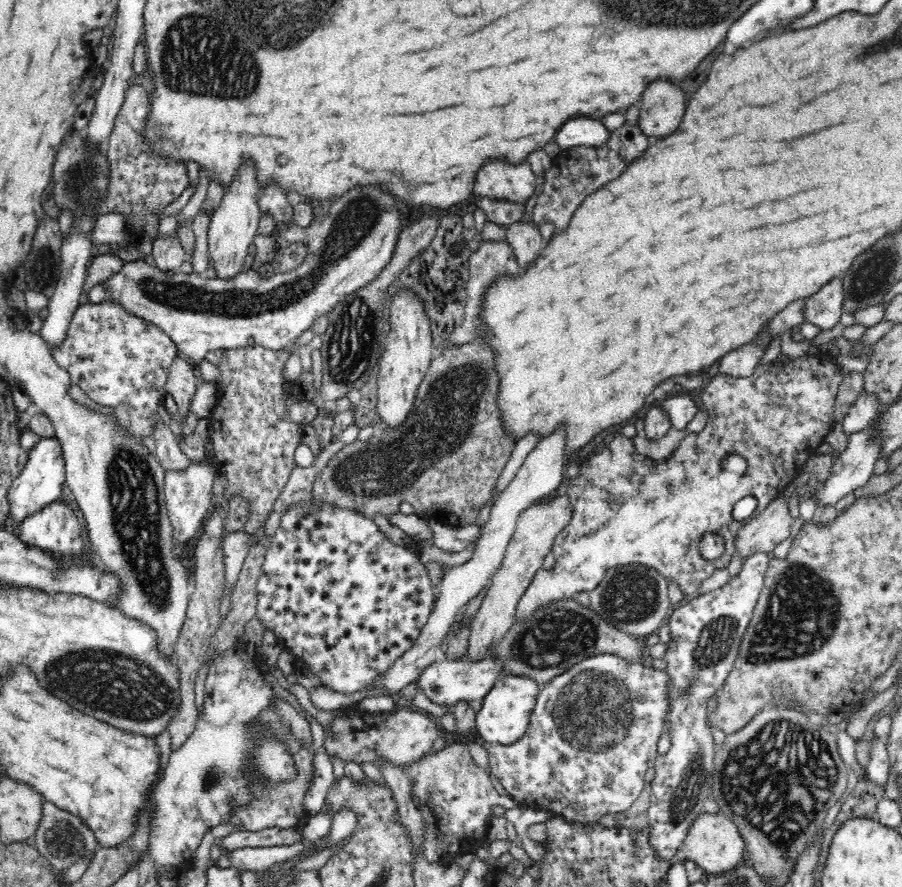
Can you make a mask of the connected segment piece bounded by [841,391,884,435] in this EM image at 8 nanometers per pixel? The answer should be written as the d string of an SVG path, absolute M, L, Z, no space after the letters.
M866 391L862 392L856 403L848 409L846 417L841 421L844 432L850 435L862 431L879 418L883 409L878 403L876 395L870 395Z

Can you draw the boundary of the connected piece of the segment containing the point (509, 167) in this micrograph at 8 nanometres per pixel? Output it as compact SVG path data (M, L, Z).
M500 157L488 159L477 172L473 192L479 197L506 199L526 204L534 194L538 176L527 160L510 163Z

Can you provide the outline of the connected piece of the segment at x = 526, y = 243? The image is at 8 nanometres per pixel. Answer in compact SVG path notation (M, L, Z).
M532 221L509 224L505 228L505 233L506 240L510 243L520 265L520 271L536 260L545 245L540 230Z

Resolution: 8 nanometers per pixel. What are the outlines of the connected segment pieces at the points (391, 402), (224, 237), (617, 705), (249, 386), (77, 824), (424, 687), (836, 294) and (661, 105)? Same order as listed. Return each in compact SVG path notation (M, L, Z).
M400 289L392 296L389 320L390 331L379 360L377 411L388 428L398 428L406 422L416 402L418 388L430 369L436 351L432 344L428 313L412 289Z
M244 160L238 172L227 186L223 199L215 208L208 224L208 252L217 272L218 279L233 279L242 272L242 262L248 254L248 246L253 243L261 217L258 198L261 194L260 183L256 180L256 166L252 160Z
M598 654L598 656L588 656L580 662L572 665L566 672L554 676L543 686L538 694L534 710L530 719L530 724L524 736L511 745L500 743L489 743L485 746L488 752L491 774L498 778L500 784L506 789L506 792L518 802L525 803L527 806L537 806L543 811L548 811L553 816L560 816L569 823L594 825L607 814L621 813L628 810L631 804L639 797L644 790L644 774L648 768L655 765L656 756L658 756L657 745L660 736L668 728L668 710L672 704L670 699L670 690L672 690L672 679L668 678L668 672L659 671L652 668L649 664L634 663L626 658L620 658L615 654Z
M240 347L226 349L224 358L216 368L220 371L218 378L218 404L209 417L209 440L212 440L212 466L216 467L218 474L227 480L226 490L221 495L221 502L227 506L232 498L242 497L249 503L250 516L244 522L241 533L256 535L260 530L260 523L265 523L268 514L272 512L276 500L284 491L290 473L296 468L294 460L295 450L300 444L299 424L283 421L283 415L289 406L303 400L303 391L296 382L286 382L282 372L286 361L290 359L288 349L272 351L261 347Z
M45 799L42 801L42 820L38 824L38 831L34 836L37 852L51 865L56 871L66 871L83 856L93 856L99 845L97 844L94 833L71 812L58 808L55 804Z
M488 655L481 661L452 661L442 657L420 673L417 687L434 704L454 704L459 700L480 700L485 697L502 674L503 662L495 660L493 656Z
M842 277L829 280L816 294L806 299L802 312L804 317L821 330L834 328L840 322L844 293Z
M654 80L644 90L638 125L649 138L668 136L678 128L684 114L684 104L684 92L678 86L668 80Z

